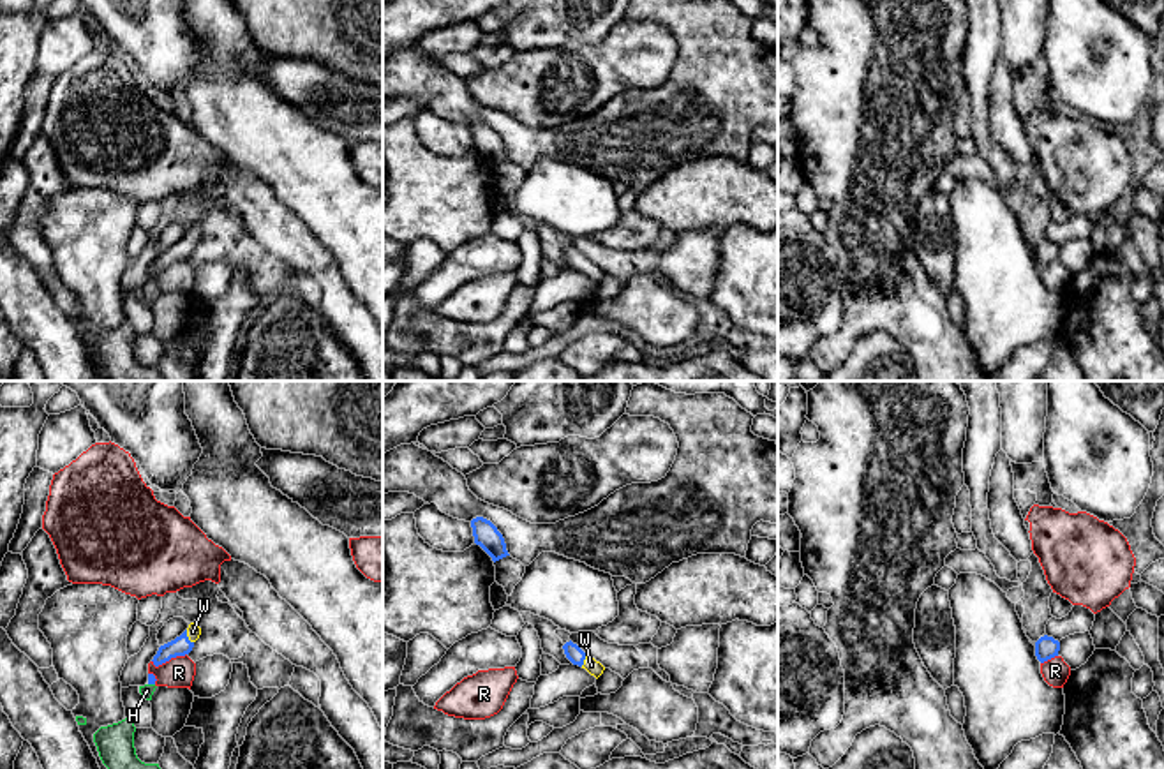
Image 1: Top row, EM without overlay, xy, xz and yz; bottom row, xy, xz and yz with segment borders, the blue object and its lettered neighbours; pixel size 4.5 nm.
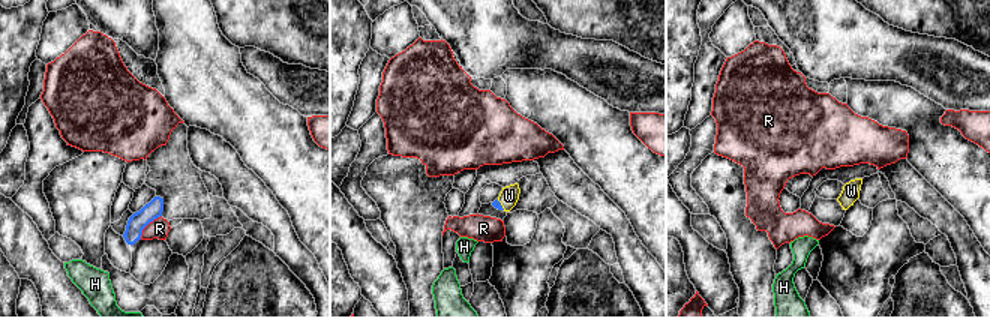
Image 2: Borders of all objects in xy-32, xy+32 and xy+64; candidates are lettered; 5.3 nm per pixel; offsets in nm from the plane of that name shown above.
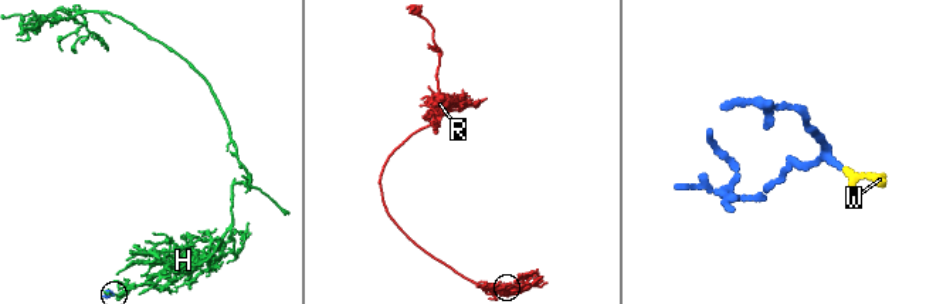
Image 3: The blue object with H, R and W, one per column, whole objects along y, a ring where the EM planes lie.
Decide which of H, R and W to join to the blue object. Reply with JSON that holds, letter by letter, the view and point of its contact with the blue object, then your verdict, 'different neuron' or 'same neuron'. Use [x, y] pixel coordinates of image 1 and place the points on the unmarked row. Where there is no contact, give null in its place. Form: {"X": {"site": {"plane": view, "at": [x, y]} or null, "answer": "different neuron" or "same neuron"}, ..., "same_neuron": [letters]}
{"H": {"site": {"plane": "xy", "at": [152, 288]}, "answer": "different neuron"}, "R": {"site": {"plane": "xy", "at": [168, 265]}, "answer": "different neuron"}, "W": {"site": {"plane": "xy", "at": [187, 242]}, "answer": "same neuron"}, "same_neuron": ["W"]}

